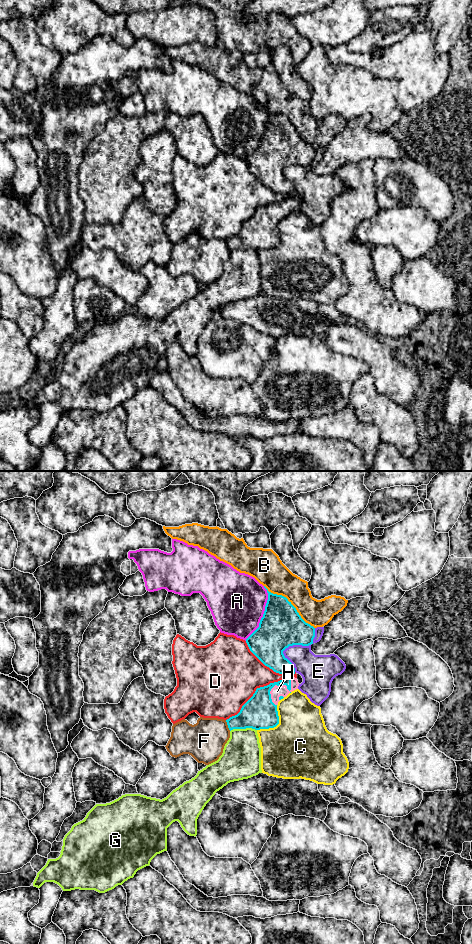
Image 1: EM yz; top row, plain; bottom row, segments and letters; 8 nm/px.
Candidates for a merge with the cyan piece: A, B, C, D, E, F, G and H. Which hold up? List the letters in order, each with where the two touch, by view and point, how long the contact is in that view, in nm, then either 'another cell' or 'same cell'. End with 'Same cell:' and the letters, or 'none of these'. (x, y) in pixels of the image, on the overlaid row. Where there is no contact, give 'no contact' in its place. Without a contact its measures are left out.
A: yz (264, 613) | 460 nm | another cell
B: yz (290, 603) | 550 nm | another cell
C: yz (276, 725) | 260 nm | another cell
D: yz (275, 682) | 650 nm | another cell
E: yz (294, 644) | 400 nm | another cell
F: yz (227, 724) | 100 nm | another cell
G: yz (243, 728) | 220 nm | another cell
H: yz (280, 685) | 280 nm | same cell
Same cell: H

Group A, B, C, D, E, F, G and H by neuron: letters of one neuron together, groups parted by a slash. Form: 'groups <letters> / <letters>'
groups A / B / C / D / E / F / G / H

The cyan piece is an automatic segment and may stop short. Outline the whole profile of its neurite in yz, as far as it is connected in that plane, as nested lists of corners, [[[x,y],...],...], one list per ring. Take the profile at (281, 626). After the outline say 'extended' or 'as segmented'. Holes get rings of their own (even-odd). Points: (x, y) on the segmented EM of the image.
[[[264,586],[264,588],[267,590],[268,593],[268,600],[265,606],[265,611],[263,614],[263,617],[260,620],[259,623],[259,627],[246,639],[246,643],[250,649],[250,651],[267,667],[269,667],[270,669],[272,669],[274,672],[279,673],[279,674],[285,674],[286,677],[283,678],[282,680],[278,681],[278,682],[274,682],[274,683],[270,683],[267,686],[264,687],[260,687],[257,688],[255,693],[253,694],[253,696],[242,706],[240,712],[235,715],[230,717],[229,719],[226,720],[227,725],[229,730],[233,730],[233,729],[246,729],[246,728],[252,728],[255,730],[260,730],[260,729],[269,729],[269,728],[274,728],[279,724],[279,716],[278,716],[278,711],[277,711],[277,705],[278,702],[283,699],[284,697],[286,697],[289,693],[291,693],[292,691],[298,689],[299,683],[297,678],[294,677],[295,674],[295,668],[294,665],[284,656],[283,651],[288,648],[289,646],[293,646],[293,645],[302,645],[302,646],[309,646],[311,644],[313,644],[313,639],[315,637],[315,628],[313,626],[311,626],[310,624],[306,623],[301,616],[299,615],[299,613],[297,612],[296,608],[291,604],[291,602],[288,601],[288,599],[282,595],[277,595],[277,594],[273,594],[271,592],[268,591],[268,589]]] | extended

